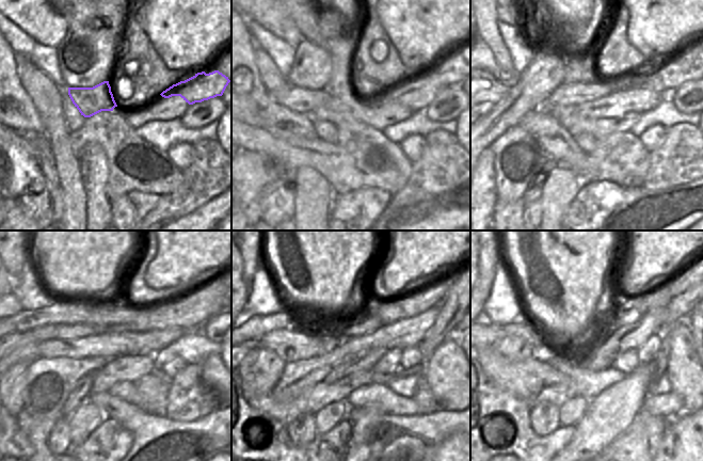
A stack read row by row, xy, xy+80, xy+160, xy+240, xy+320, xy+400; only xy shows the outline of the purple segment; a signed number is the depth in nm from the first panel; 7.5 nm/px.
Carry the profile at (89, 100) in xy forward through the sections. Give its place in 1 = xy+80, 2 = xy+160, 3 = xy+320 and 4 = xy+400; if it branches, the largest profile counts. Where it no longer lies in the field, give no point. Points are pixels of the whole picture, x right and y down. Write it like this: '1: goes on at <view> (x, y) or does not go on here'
1: goes on at xy+80 (418, 95)
2: goes on at xy+160 (617, 104)
3: goes on at xy+320 (293, 344)
4: goes on at xy+400 (492, 333)

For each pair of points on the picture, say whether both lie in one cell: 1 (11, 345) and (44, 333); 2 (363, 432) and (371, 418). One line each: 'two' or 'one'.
1: one
2: one

